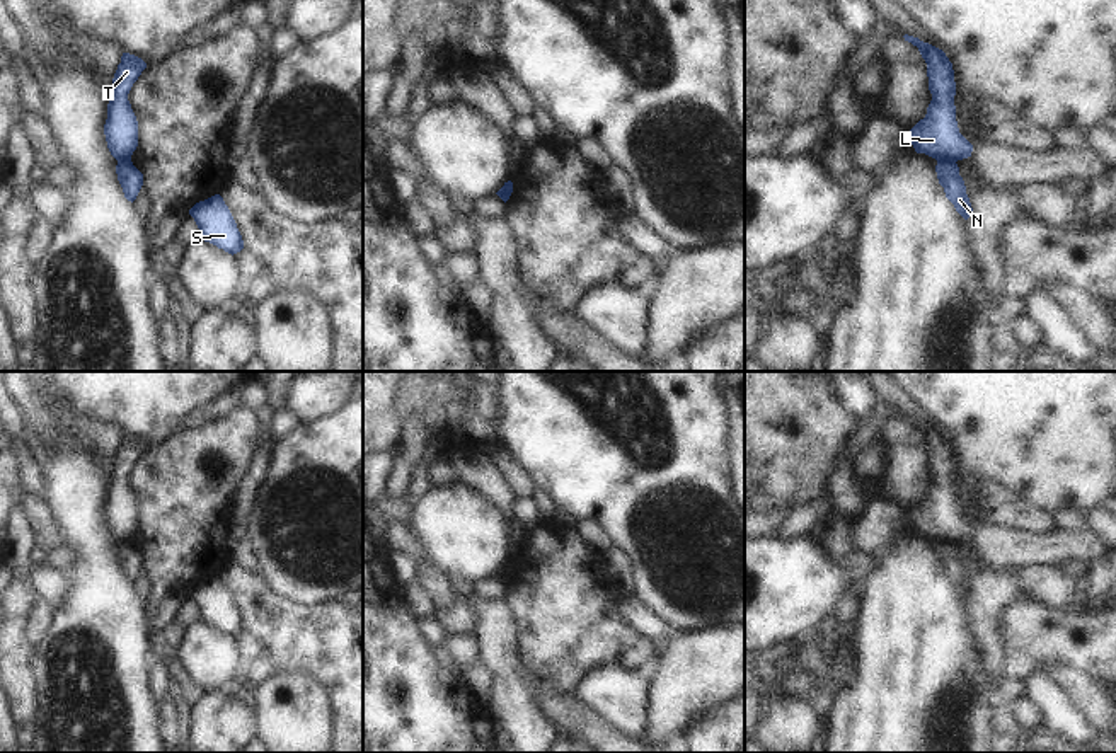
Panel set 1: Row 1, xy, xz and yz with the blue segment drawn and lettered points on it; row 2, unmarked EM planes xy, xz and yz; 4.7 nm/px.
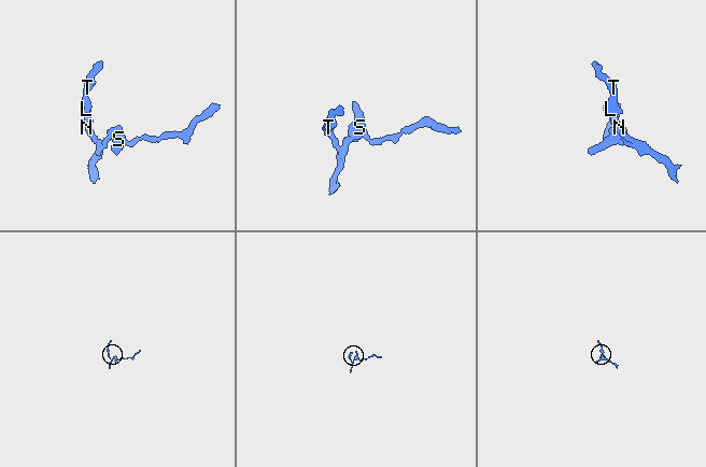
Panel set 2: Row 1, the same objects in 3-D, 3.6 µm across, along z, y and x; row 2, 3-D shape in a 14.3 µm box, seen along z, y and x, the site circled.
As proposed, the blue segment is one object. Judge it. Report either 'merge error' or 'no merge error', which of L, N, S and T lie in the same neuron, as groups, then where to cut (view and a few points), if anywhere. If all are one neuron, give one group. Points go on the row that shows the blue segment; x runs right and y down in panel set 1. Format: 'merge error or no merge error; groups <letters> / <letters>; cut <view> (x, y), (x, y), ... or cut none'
merge error; groups L T / N S; cut yz (937, 159), (956, 160)

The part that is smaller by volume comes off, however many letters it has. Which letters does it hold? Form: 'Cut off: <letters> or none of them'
Cut off: L, T

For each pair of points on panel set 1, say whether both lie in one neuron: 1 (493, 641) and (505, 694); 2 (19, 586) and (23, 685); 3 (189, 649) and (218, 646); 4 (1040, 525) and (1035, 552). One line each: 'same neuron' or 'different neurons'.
1: same neuron
2: same neuron
3: same neuron
4: different neurons

